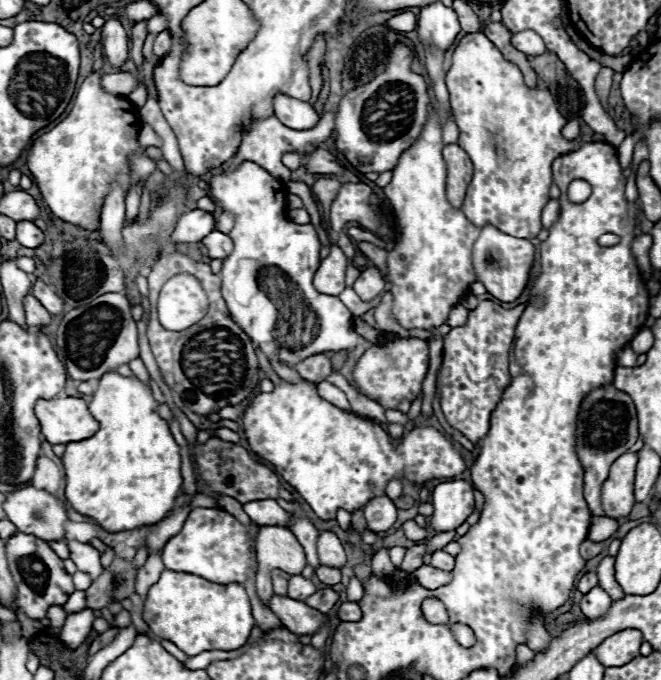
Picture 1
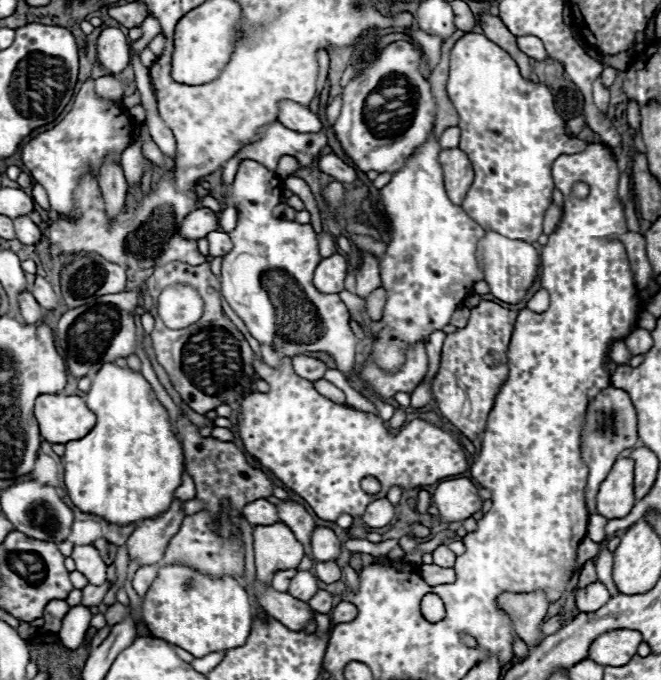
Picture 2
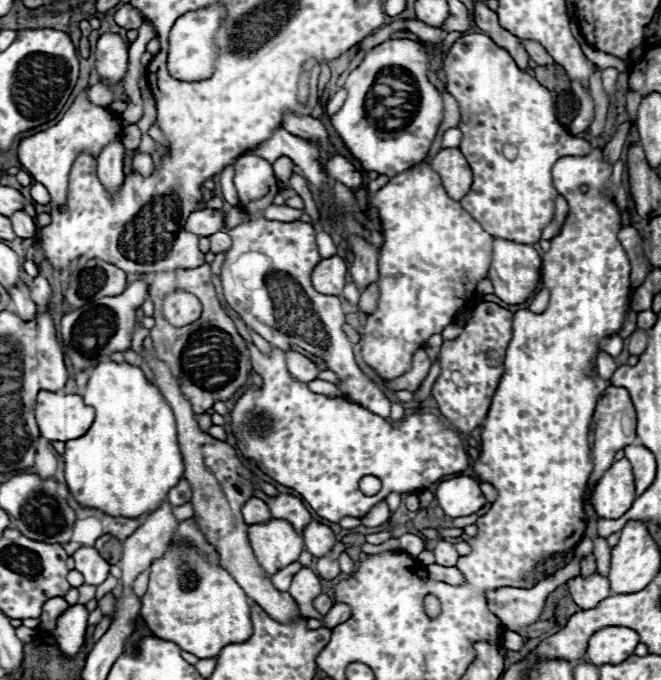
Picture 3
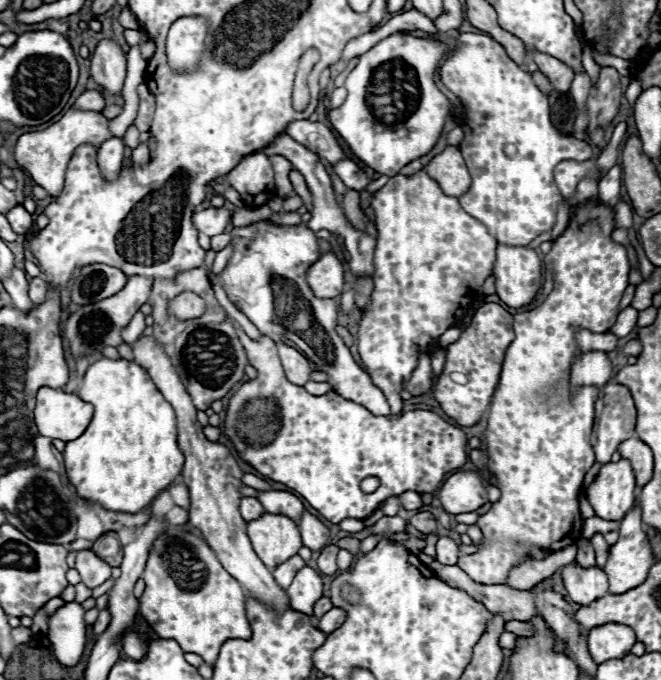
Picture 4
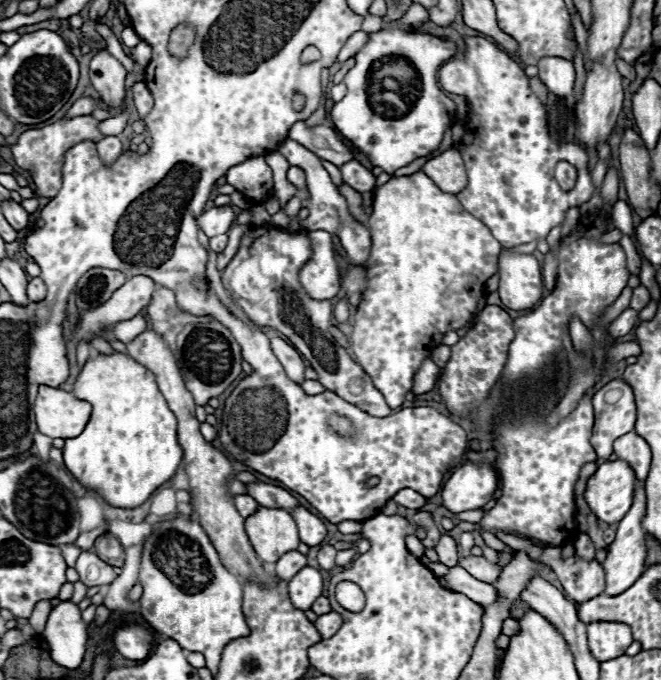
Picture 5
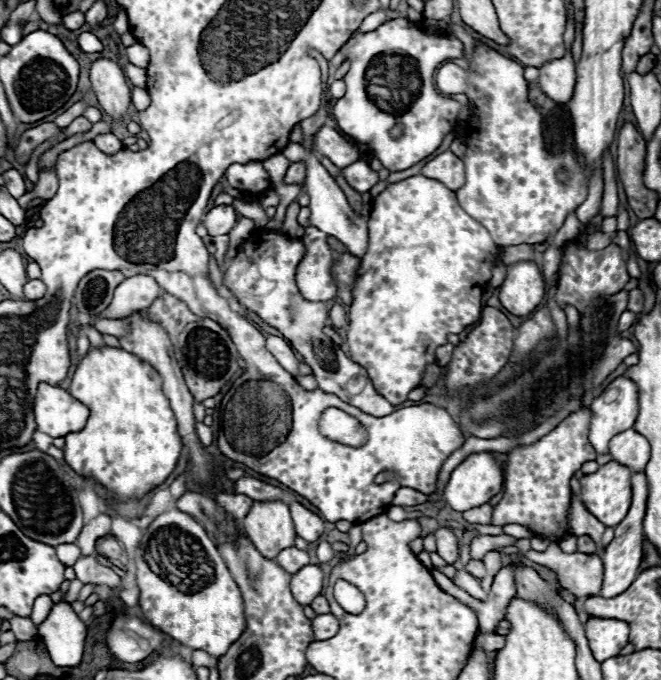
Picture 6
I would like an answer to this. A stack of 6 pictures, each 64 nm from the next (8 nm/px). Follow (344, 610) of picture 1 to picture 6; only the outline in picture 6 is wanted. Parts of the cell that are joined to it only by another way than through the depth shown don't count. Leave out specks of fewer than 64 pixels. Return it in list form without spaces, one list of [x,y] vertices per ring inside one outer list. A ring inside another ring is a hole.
[[[320,614],[312,620],[312,630],[314,630],[314,636],[316,640],[328,640],[332,638],[336,632],[338,632],[340,624],[338,624],[338,618],[332,616],[332,614]]]

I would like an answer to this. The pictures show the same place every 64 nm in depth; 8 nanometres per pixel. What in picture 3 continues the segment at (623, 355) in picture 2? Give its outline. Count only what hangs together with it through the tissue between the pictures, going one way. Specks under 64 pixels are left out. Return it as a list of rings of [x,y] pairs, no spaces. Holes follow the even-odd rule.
[[[608,336],[608,338],[604,338],[602,342],[600,342],[600,348],[604,350],[604,352],[608,352],[610,356],[620,356],[620,352],[622,352],[622,348],[624,348],[624,340],[620,338],[620,336]]]

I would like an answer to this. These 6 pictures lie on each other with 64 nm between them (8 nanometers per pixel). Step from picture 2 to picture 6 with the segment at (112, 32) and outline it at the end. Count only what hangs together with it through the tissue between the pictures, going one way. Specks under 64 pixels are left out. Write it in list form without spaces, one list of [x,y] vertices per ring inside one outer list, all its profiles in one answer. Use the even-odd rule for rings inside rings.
[[[98,58],[92,62],[90,82],[102,108],[114,120],[122,120],[130,106],[130,88],[122,68],[110,58]]]

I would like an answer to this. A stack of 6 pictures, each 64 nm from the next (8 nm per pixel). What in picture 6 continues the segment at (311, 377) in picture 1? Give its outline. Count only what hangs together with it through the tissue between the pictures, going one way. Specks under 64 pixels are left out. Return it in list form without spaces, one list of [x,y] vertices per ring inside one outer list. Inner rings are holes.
[[[268,336],[266,340],[266,348],[276,356],[276,360],[296,378],[298,376],[298,364],[300,360],[296,358],[294,350],[290,348],[290,344],[284,340],[284,338],[278,338],[278,336]]]

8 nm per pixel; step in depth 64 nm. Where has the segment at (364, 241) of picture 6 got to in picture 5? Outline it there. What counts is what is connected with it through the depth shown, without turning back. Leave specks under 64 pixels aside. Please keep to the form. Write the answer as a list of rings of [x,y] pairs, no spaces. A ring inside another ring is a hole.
[[[286,138],[286,140],[282,142],[282,146],[278,144],[276,152],[280,152],[292,166],[302,168],[304,174],[306,174],[308,192],[310,192],[310,202],[308,202],[310,216],[308,216],[306,220],[297,222],[302,227],[306,228],[306,230],[326,230],[326,232],[338,236],[340,242],[342,242],[342,246],[344,246],[346,252],[348,252],[350,264],[352,264],[352,266],[362,266],[362,268],[366,268],[368,258],[370,258],[370,248],[372,248],[370,232],[368,232],[360,222],[356,222],[356,220],[350,216],[350,212],[348,212],[348,208],[346,208],[346,200],[342,198],[340,190],[332,184],[328,172],[326,172],[324,166],[322,166],[322,160],[320,160],[314,152],[306,150],[304,146],[300,146],[298,142],[294,142],[294,140],[290,140],[290,138]]]

